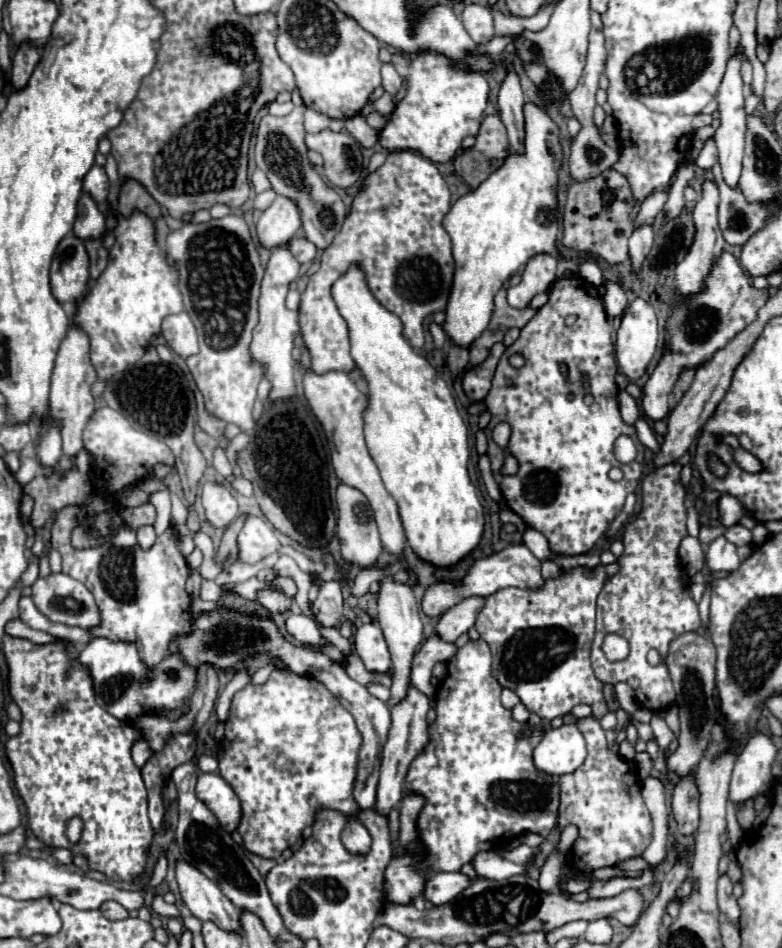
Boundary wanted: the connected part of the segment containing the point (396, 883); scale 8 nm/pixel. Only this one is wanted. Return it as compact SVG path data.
M408 794L402 798L400 806L400 850L402 854L392 858L392 862L386 868L386 880L384 880L384 892L386 898L394 904L408 904L412 898L420 896L424 890L424 876L418 872L420 866L420 842L418 842L418 832L416 832L416 812L424 806L424 798L416 794Z

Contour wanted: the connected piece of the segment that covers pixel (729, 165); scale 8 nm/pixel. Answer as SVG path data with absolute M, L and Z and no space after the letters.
M736 52L730 56L728 60L728 68L724 74L724 80L718 88L718 112L720 112L720 126L714 134L714 142L718 146L718 154L720 154L720 166L722 166L722 176L730 186L738 186L738 178L740 178L740 170L742 170L742 154L744 154L744 96L742 96L742 74L740 74L740 66L744 62L744 52Z

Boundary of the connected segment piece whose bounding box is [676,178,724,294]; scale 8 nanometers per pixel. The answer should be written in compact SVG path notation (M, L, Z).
M706 178L702 182L700 200L696 202L696 206L692 210L692 218L694 218L694 226L696 226L694 242L688 250L688 256L676 268L676 292L680 292L680 294L700 292L700 288L704 286L704 278L710 272L710 266L716 262L716 256L720 256L720 252L724 250L724 238L722 238L722 232L718 228L718 216L716 216L718 200L720 200L720 196L718 196L716 182L712 178Z

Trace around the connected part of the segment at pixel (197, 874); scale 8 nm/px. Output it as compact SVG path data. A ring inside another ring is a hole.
M182 858L176 860L176 882L186 908L198 920L212 920L220 924L220 928L240 928L238 908L210 878Z

